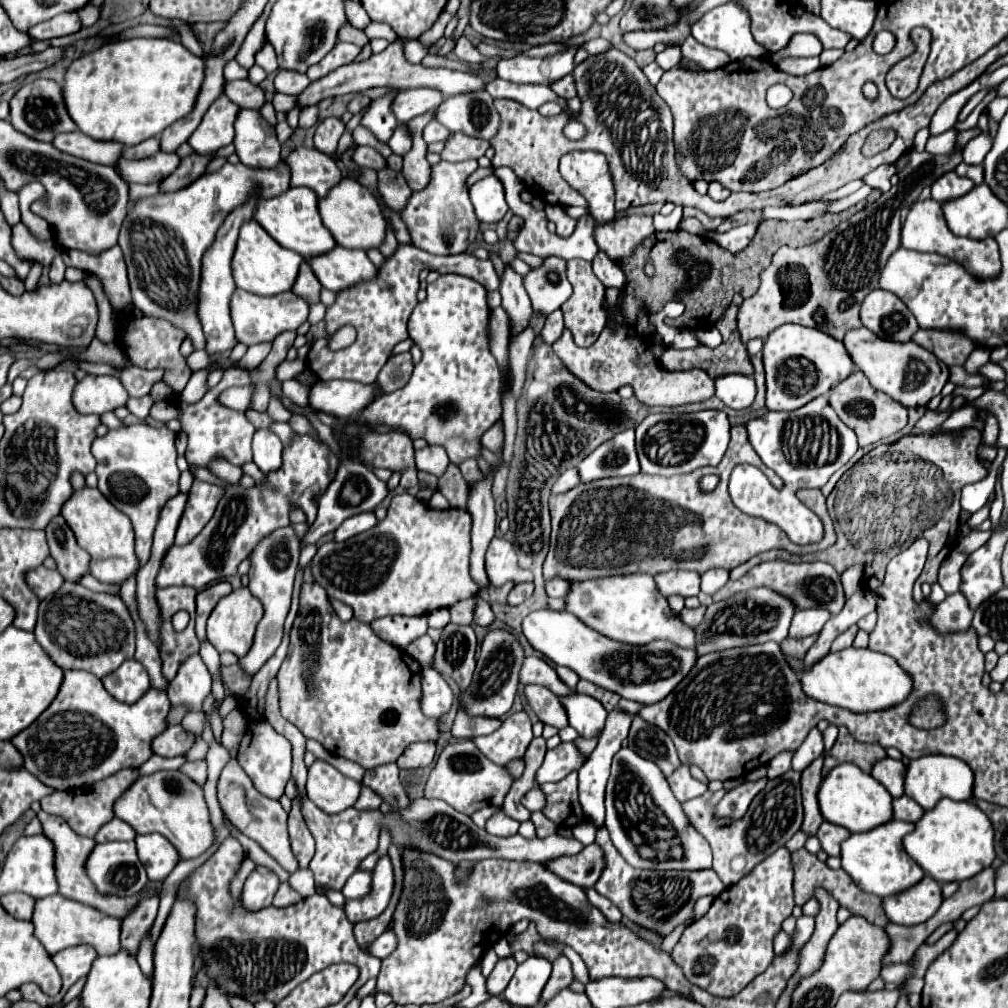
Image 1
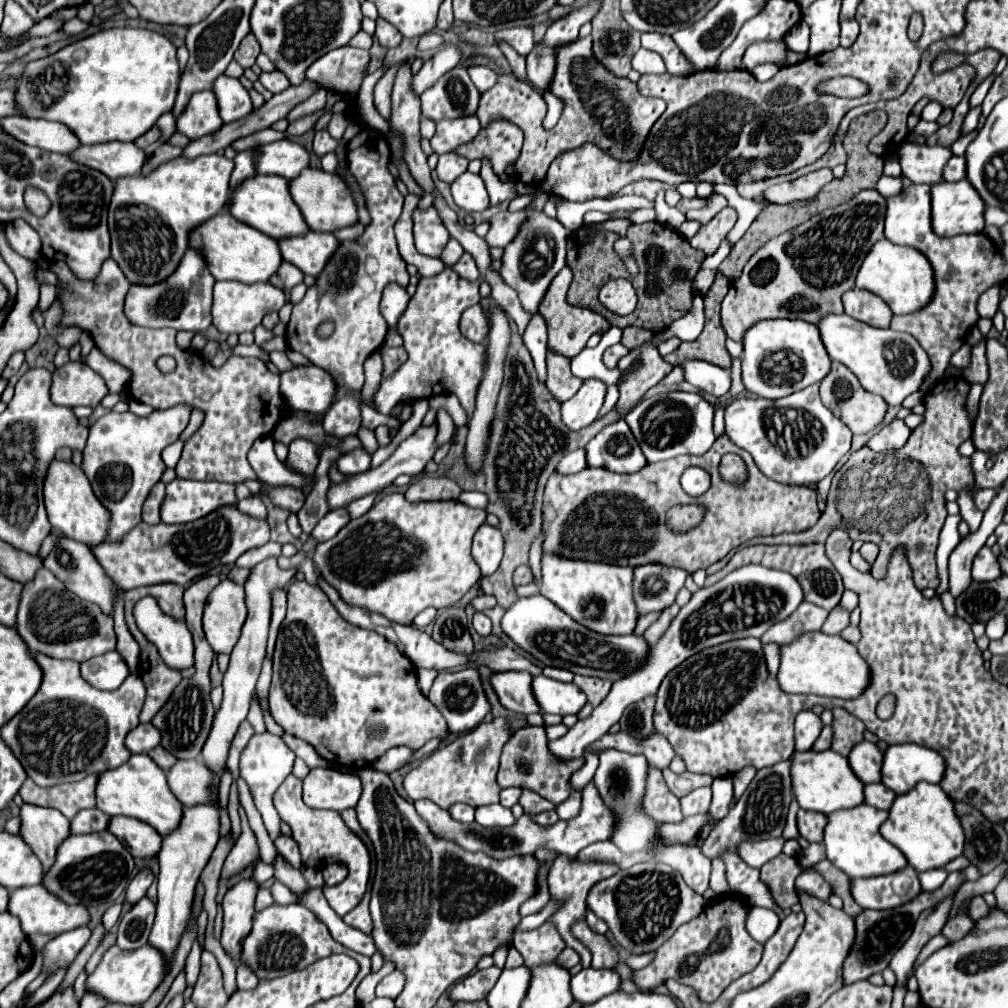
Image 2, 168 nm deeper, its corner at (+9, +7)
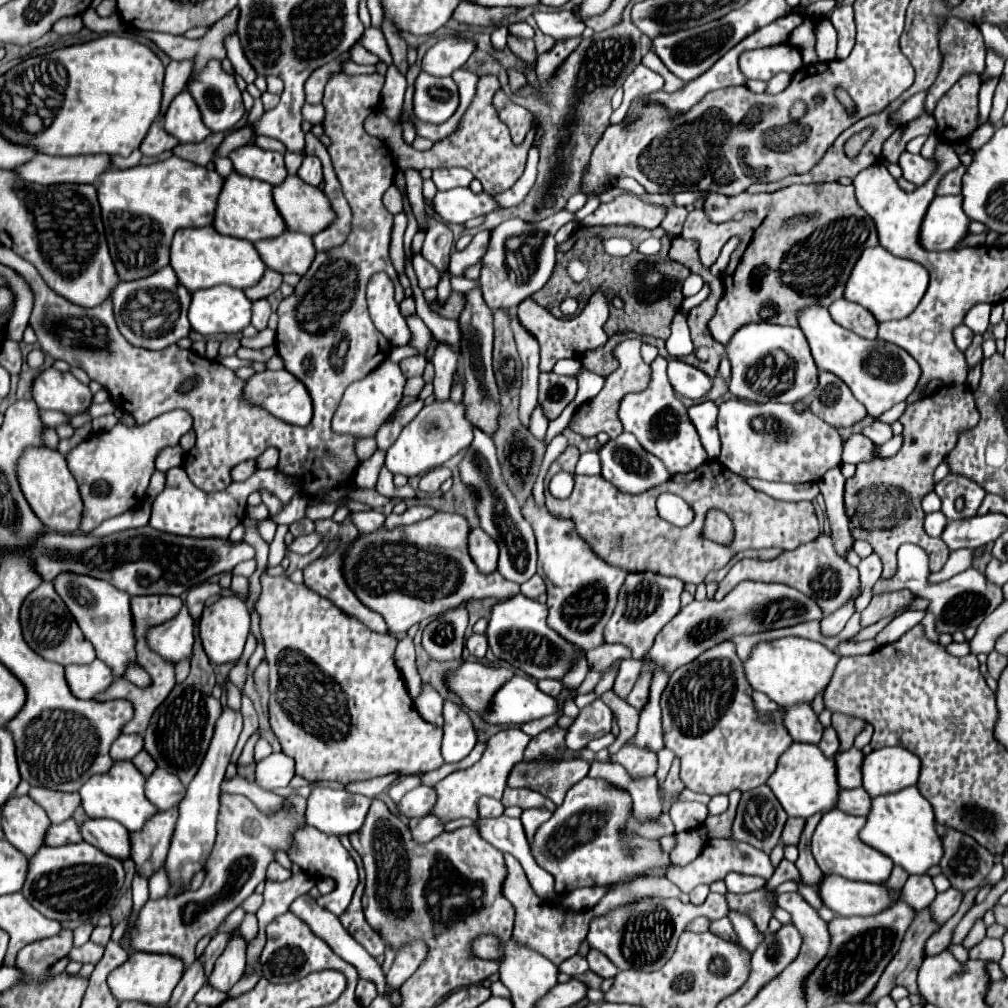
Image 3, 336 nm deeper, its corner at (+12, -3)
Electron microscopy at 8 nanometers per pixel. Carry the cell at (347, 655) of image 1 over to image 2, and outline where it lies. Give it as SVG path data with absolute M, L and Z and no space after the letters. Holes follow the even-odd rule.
M296 580L288 586L288 614L278 632L270 686L270 712L288 734L312 744L328 762L344 764L348 768L370 766L394 746L418 750L436 736L444 740L446 720L420 692L416 682L414 664L406 660L392 642L344 620L320 588L310 586L304 580Z

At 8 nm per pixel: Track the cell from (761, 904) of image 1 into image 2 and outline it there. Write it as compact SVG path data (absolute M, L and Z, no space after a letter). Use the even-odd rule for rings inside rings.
M736 894L716 896L696 918L682 924L674 936L658 948L656 958L646 968L636 970L634 982L642 992L648 992L668 978L674 978L686 986L692 986L702 1002L714 1002L730 982L754 970L762 958L764 946L746 930L748 912L750 904L744 898Z

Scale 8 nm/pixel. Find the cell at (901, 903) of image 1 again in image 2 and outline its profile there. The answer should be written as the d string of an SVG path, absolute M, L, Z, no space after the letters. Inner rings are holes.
M906 866L900 872L852 880L852 896L866 910L892 910L910 900L914 900L922 892L918 874L914 868Z

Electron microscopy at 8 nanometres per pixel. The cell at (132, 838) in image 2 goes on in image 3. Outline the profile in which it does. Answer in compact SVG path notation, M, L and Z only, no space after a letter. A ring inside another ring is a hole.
M85 820L81 824L81 836L113 858L129 858L129 832L115 820Z

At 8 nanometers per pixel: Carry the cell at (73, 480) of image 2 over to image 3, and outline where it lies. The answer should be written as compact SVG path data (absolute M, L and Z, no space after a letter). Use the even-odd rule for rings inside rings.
M27 446L27 450L17 460L17 480L21 486L21 492L35 512L35 516L47 526L49 530L55 530L59 534L71 534L79 528L79 518L83 512L83 500L79 498L79 488L75 478L69 474L65 456L57 450L51 450L47 446Z

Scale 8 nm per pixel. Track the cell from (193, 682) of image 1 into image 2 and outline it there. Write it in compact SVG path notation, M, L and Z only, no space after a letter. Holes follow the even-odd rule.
M142 598L134 608L136 624L144 636L158 646L168 668L186 670L194 666L194 646L184 620L174 620L158 608L154 598Z

